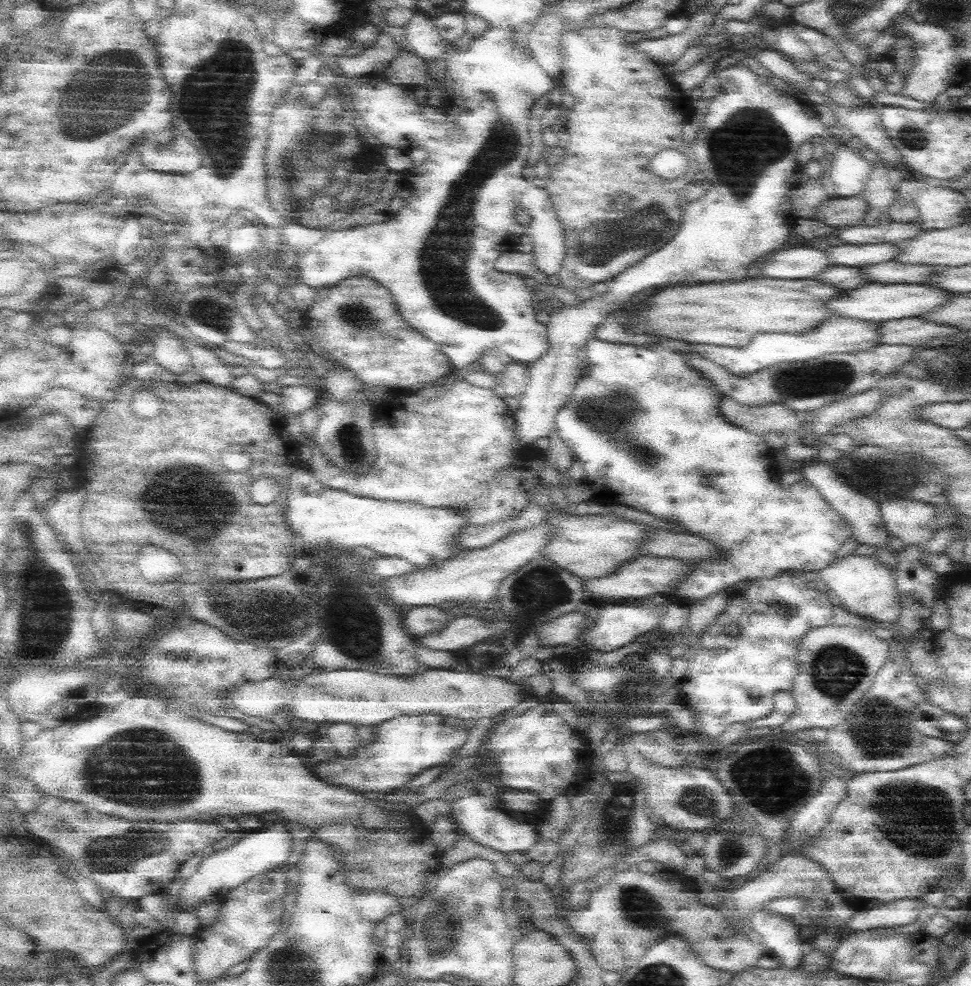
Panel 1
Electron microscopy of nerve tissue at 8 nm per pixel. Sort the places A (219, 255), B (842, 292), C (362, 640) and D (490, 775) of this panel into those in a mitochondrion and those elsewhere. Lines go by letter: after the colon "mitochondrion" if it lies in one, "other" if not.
A: other
B: other
C: mitochondrion
D: other

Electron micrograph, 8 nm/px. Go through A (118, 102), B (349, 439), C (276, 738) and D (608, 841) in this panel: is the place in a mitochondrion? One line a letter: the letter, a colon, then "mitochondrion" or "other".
A: mitochondrion
B: mitochondrion
C: other
D: mitochondrion

